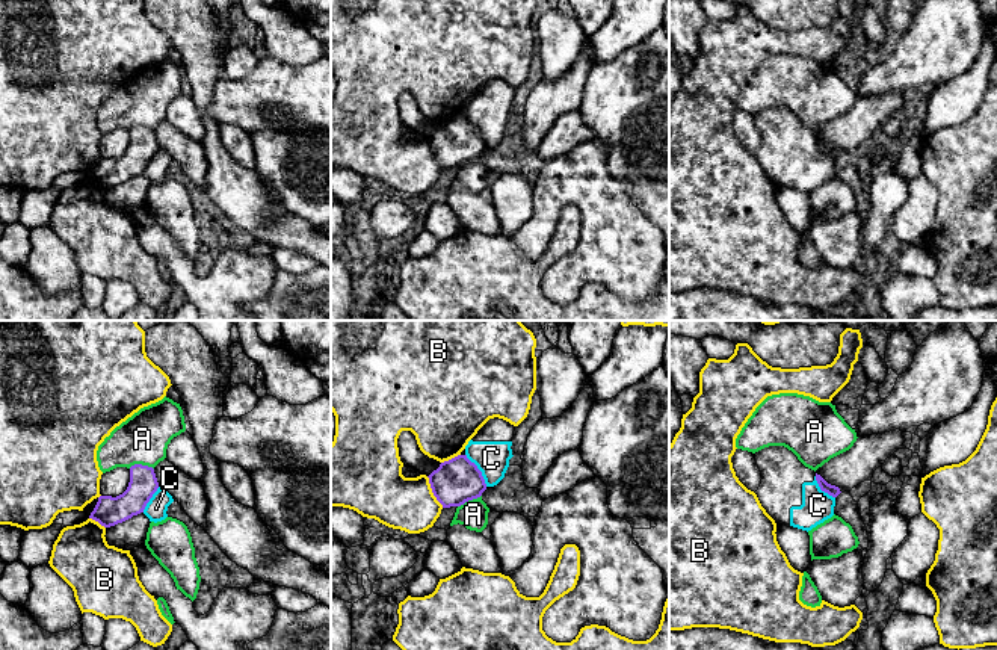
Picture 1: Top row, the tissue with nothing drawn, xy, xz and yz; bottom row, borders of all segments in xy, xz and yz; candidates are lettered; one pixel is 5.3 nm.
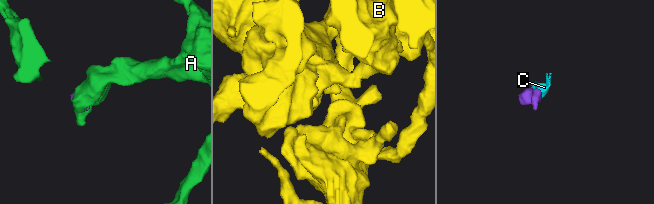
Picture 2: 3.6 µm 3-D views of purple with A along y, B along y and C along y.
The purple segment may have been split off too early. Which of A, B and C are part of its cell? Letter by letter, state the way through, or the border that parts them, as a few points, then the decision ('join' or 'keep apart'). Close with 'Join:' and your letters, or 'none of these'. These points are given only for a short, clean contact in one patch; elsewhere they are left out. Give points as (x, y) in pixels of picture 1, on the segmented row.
A: keep apart
B: border xz (426, 476), (432, 495), (443, 507); keep apart
C: border xz (466, 454), (481, 472), (487, 485); keep apart
Join: none of these

